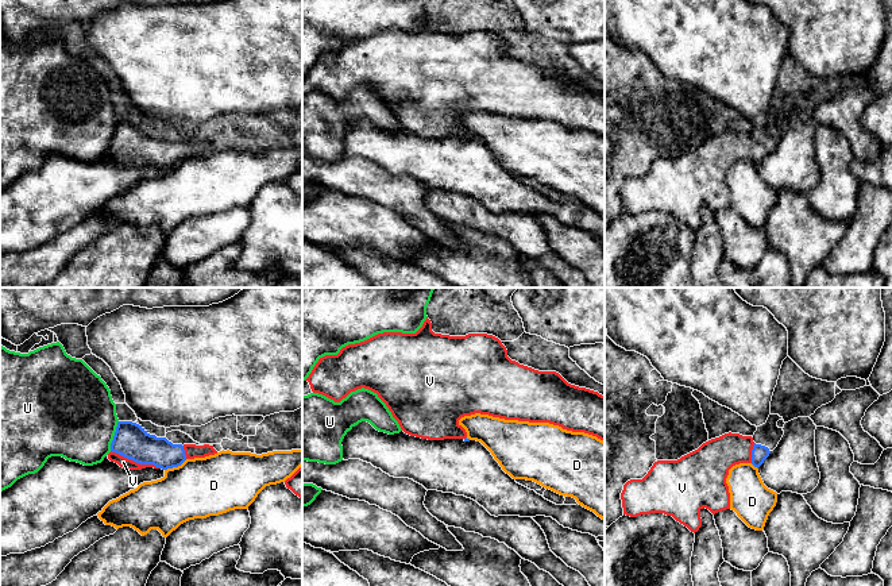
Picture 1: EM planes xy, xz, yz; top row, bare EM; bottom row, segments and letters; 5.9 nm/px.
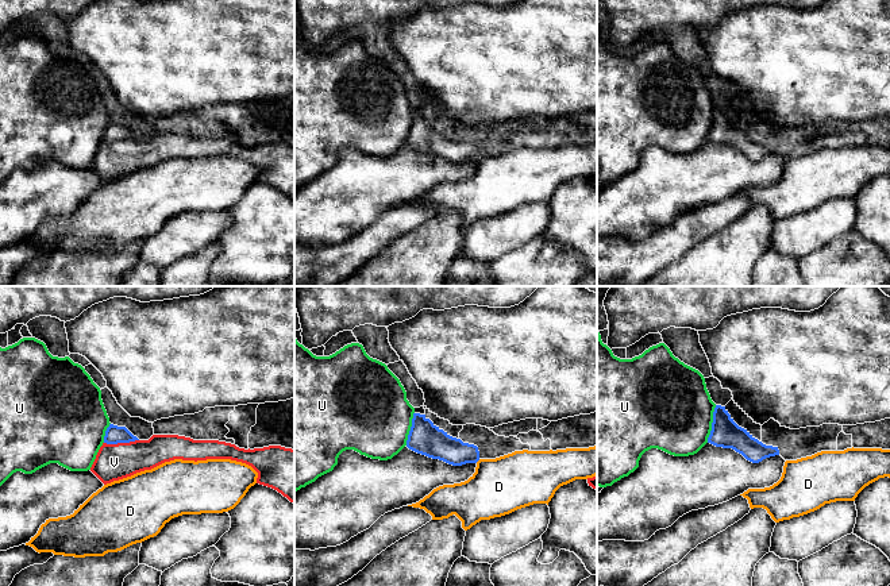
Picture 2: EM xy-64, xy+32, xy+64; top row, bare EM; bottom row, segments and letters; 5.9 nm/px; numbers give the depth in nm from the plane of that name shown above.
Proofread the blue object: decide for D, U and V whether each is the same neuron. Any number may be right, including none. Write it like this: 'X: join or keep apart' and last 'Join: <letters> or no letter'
D: keep apart
U: keep apart
V: join
Join: V

